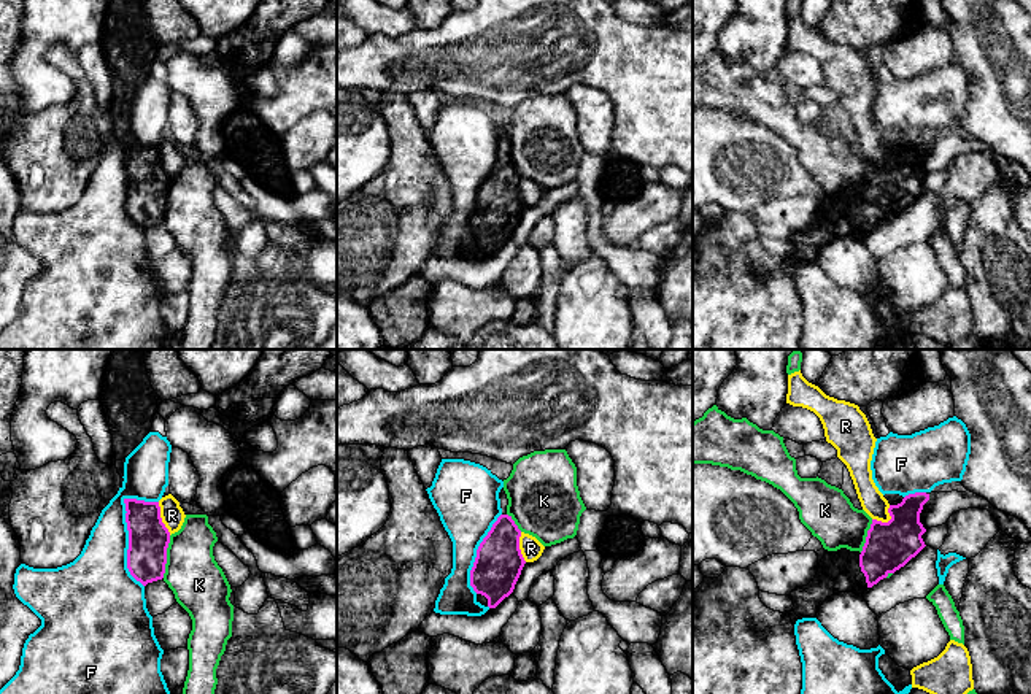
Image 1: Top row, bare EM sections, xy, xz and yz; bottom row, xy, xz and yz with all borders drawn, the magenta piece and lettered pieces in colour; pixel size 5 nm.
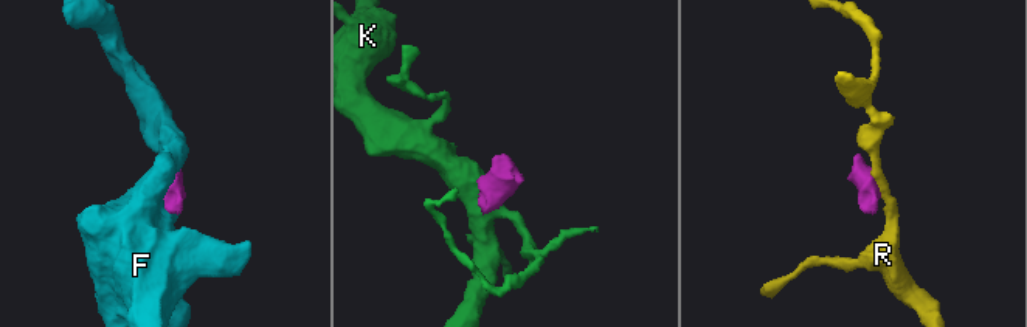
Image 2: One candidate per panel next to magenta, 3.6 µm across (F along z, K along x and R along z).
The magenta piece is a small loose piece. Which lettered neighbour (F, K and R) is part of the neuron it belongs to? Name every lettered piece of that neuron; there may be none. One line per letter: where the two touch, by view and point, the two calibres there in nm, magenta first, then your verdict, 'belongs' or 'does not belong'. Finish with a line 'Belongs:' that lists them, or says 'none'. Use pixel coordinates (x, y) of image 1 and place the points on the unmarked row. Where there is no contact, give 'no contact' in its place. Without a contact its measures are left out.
F: xy (129, 186) | 200/320 nm | does not belong
K: xy (166, 200) | 200/280 nm | does not belong
R: xy (161, 162) | 200/120 nm | does not belong
Belongs: none

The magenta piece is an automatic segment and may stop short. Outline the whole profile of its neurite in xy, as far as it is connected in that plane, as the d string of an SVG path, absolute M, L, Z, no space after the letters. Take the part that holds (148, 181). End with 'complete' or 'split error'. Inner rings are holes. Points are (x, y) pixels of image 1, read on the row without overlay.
M124 143L129 175L127 213L143 230L164 222L170 176L162 167L159 146Z; complete

